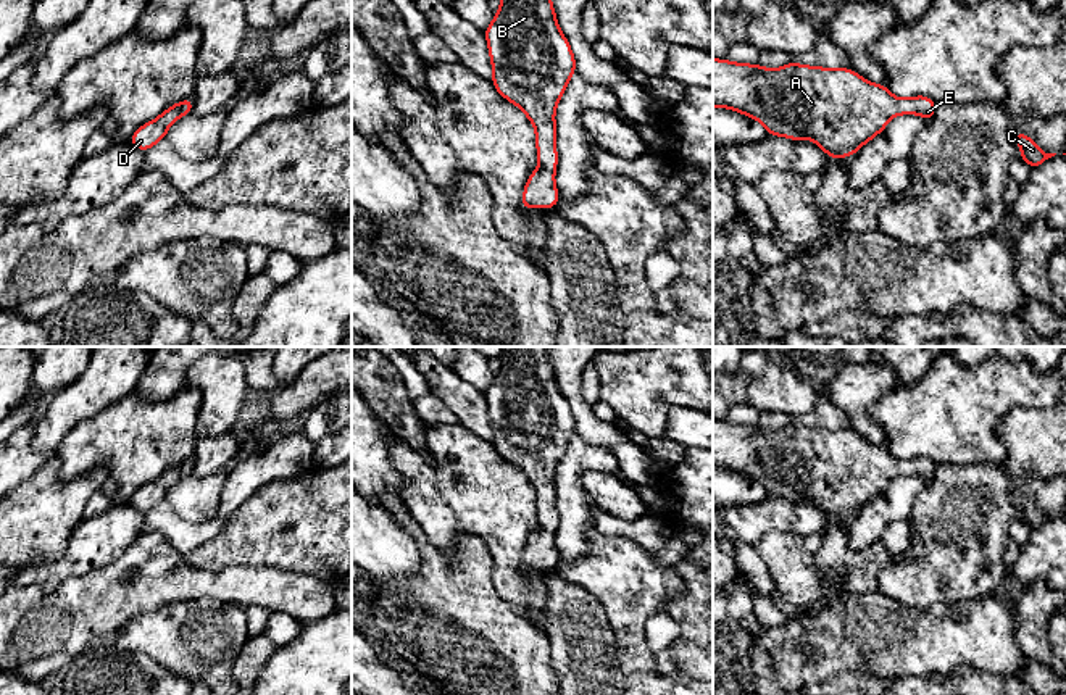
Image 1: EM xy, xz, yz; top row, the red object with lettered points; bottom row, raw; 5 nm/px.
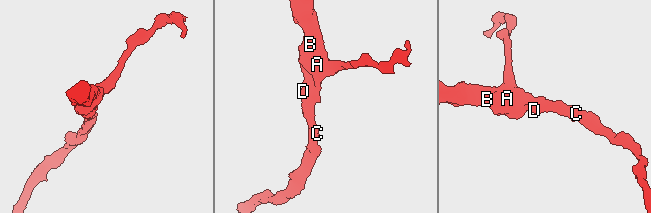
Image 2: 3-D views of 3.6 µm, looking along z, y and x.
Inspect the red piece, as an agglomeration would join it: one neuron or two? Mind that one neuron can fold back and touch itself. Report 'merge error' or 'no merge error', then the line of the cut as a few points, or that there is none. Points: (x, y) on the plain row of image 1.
no merge error; no cut

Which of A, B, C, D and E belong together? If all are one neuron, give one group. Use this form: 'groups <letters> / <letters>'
groups A B C D E

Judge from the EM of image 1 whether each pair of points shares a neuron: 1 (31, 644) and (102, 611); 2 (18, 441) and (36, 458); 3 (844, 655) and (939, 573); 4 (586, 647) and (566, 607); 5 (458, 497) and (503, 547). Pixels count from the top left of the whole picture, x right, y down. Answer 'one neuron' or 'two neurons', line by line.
1: one neuron
2: one neuron
3: two neurons
4: one neuron
5: one neuron

